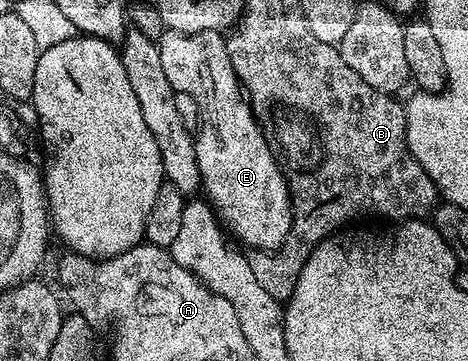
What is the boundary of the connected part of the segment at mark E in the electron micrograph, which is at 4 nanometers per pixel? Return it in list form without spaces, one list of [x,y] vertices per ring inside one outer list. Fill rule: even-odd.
[[[165,29],[164,35],[158,39],[158,45],[160,55],[162,56],[162,68],[166,71],[166,80],[170,80],[172,87],[181,95],[189,94],[189,96],[192,97],[193,104],[196,105],[197,112],[200,113],[200,131],[197,129],[194,134],[196,139],[198,172],[200,173],[203,193],[208,193],[208,195],[206,195],[207,201],[218,215],[219,225],[223,227],[228,234],[229,232],[232,233],[242,245],[248,246],[247,249],[249,251],[266,250],[275,252],[279,250],[281,244],[286,240],[286,236],[290,232],[290,224],[292,223],[292,197],[288,194],[288,182],[284,179],[284,171],[281,163],[278,161],[277,155],[270,145],[269,135],[258,121],[257,115],[254,113],[249,99],[246,97],[245,91],[240,85],[238,76],[230,64],[228,44],[225,35],[219,30],[203,30],[202,32],[194,32],[193,34],[183,34],[177,30]]]

